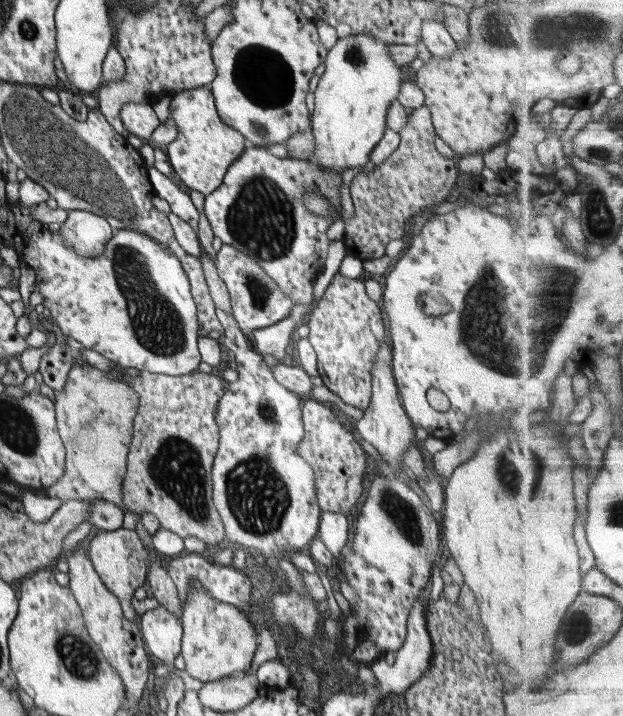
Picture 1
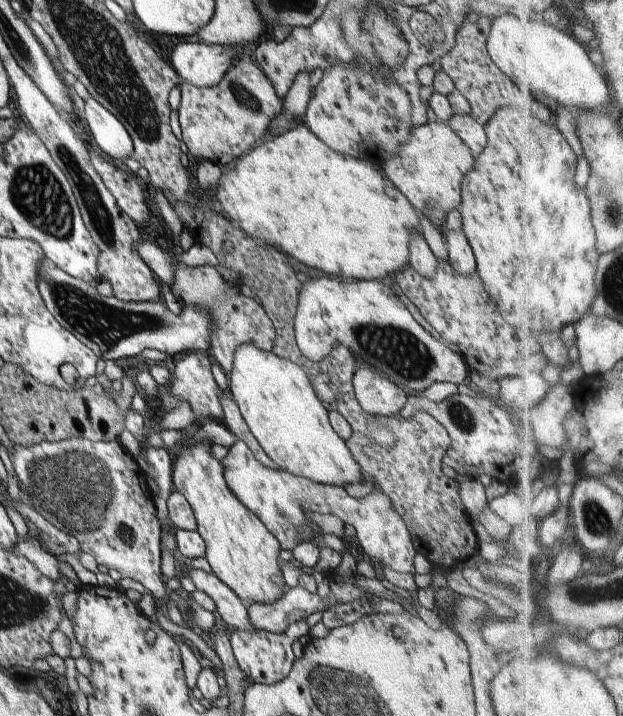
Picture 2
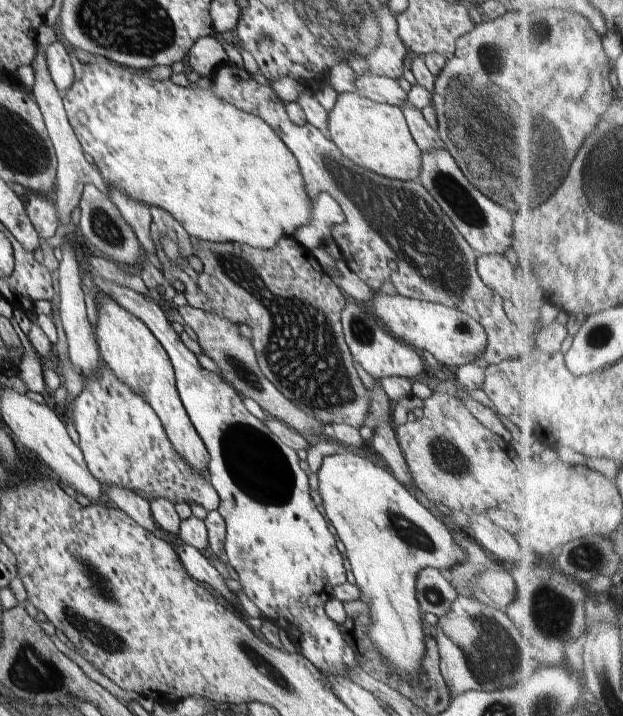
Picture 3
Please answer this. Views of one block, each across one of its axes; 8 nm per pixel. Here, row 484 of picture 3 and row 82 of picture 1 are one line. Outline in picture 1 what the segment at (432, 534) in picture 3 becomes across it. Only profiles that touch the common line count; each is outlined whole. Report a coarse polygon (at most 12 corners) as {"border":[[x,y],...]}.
{"border":[[339,38],[315,91],[312,165],[362,168],[406,79],[389,44]]}

